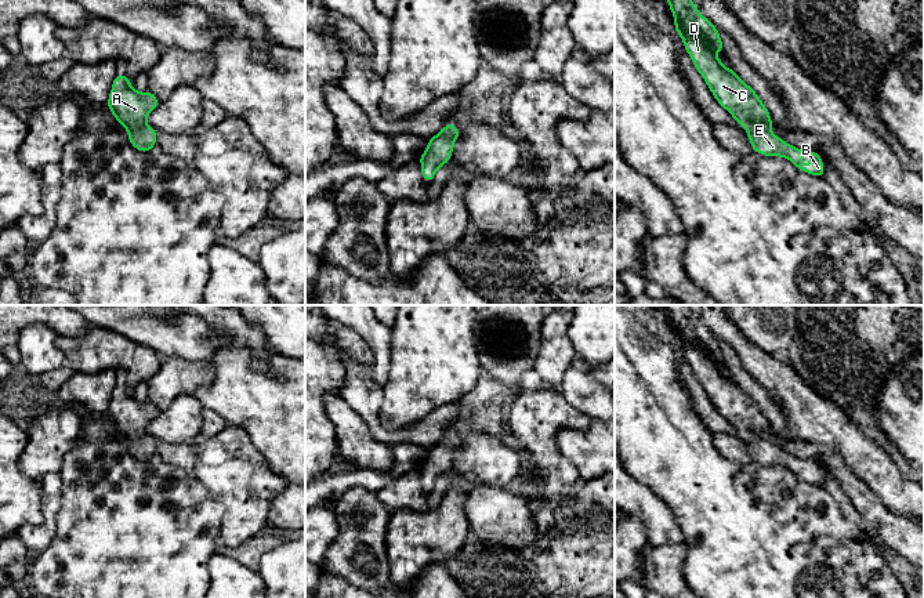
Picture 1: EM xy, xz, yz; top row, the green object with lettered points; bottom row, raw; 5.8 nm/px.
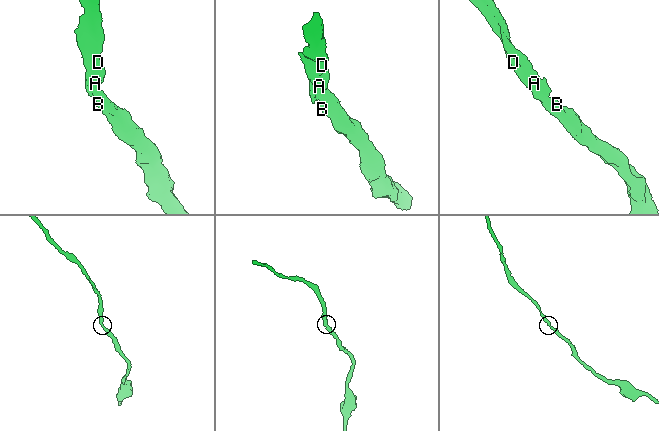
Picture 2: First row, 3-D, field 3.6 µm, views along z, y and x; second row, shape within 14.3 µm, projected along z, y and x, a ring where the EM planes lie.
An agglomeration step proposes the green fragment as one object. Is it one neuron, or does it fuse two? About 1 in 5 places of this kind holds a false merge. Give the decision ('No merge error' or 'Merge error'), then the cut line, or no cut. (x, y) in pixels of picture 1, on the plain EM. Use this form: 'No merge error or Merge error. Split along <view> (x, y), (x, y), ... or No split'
No merge error. No split

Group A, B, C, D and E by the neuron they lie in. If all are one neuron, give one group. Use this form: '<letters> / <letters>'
A B C D E

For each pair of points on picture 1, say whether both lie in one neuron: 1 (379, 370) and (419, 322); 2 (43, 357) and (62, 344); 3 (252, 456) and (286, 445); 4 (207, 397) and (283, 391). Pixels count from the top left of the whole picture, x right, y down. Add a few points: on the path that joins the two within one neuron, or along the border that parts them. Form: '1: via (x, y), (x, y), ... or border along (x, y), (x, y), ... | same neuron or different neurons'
1: border along (391, 328), (388, 379), (381, 387) | different neurons
2: border along (55, 336), (55, 344), (65, 363) | different neurons
3: border along (241, 427), (263, 455), (268, 467), (282, 477) | different neurons
4: via (227, 397), (264, 397) | same neuron

